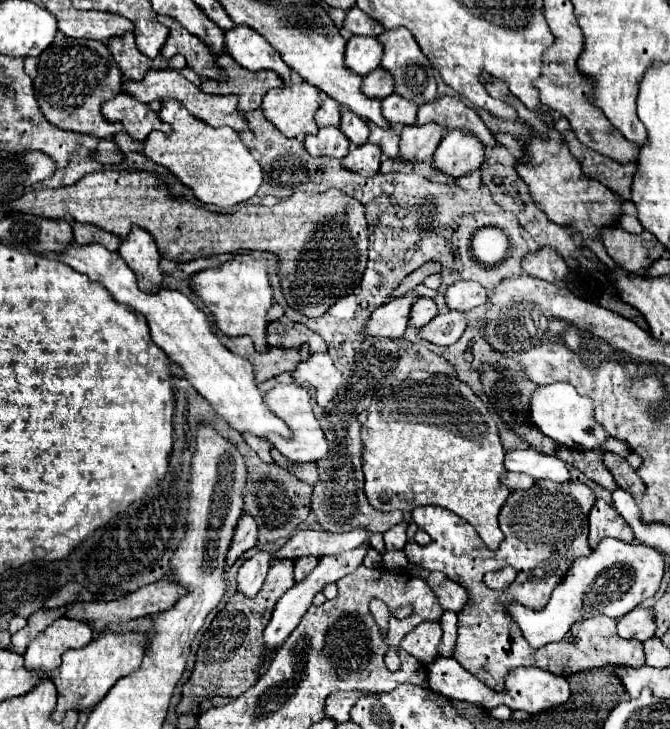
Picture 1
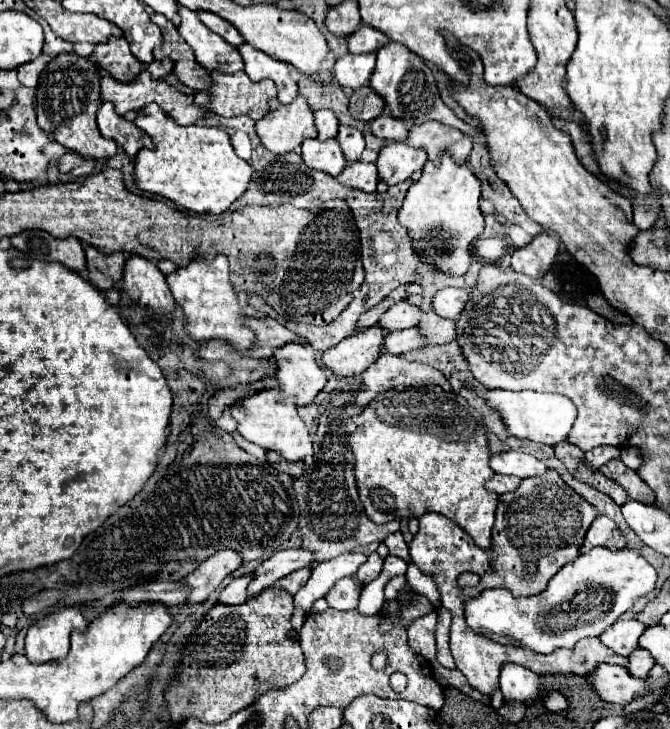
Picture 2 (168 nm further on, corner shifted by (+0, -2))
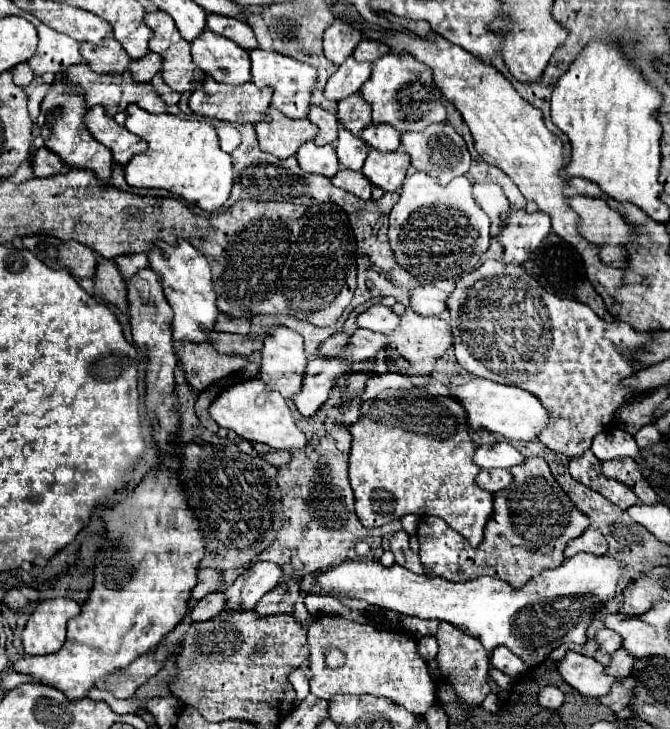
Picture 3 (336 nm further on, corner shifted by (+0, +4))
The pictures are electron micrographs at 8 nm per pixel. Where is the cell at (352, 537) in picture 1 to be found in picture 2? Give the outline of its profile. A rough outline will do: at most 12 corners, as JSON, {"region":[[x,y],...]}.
{"region":[[280,550],[262,562],[248,586],[260,594],[282,576],[314,562],[312,550]]}

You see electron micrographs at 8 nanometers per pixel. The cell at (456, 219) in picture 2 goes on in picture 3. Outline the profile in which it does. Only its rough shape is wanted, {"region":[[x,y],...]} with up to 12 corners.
{"region":[[466,176],[404,180],[388,242],[422,282],[458,280],[490,244]]}

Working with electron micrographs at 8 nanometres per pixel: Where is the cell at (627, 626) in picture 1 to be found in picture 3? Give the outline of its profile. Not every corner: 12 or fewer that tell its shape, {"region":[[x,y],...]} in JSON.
{"region":[[608,628],[596,632],[598,650],[594,660],[602,666],[610,662],[612,652],[622,644],[622,638]]}

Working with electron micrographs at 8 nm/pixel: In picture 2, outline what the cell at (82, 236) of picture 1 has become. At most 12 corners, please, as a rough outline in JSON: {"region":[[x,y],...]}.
{"region":[[90,244],[86,268],[90,282],[108,290],[122,278],[122,252],[106,254]]}

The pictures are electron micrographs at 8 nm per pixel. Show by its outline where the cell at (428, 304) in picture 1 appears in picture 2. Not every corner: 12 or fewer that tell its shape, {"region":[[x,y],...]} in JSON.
{"region":[[400,300],[380,320],[386,330],[416,326],[420,306]]}

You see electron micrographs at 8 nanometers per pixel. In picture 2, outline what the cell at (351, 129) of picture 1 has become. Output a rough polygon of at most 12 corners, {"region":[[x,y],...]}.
{"region":[[340,124],[336,138],[348,162],[360,160],[364,134]]}

